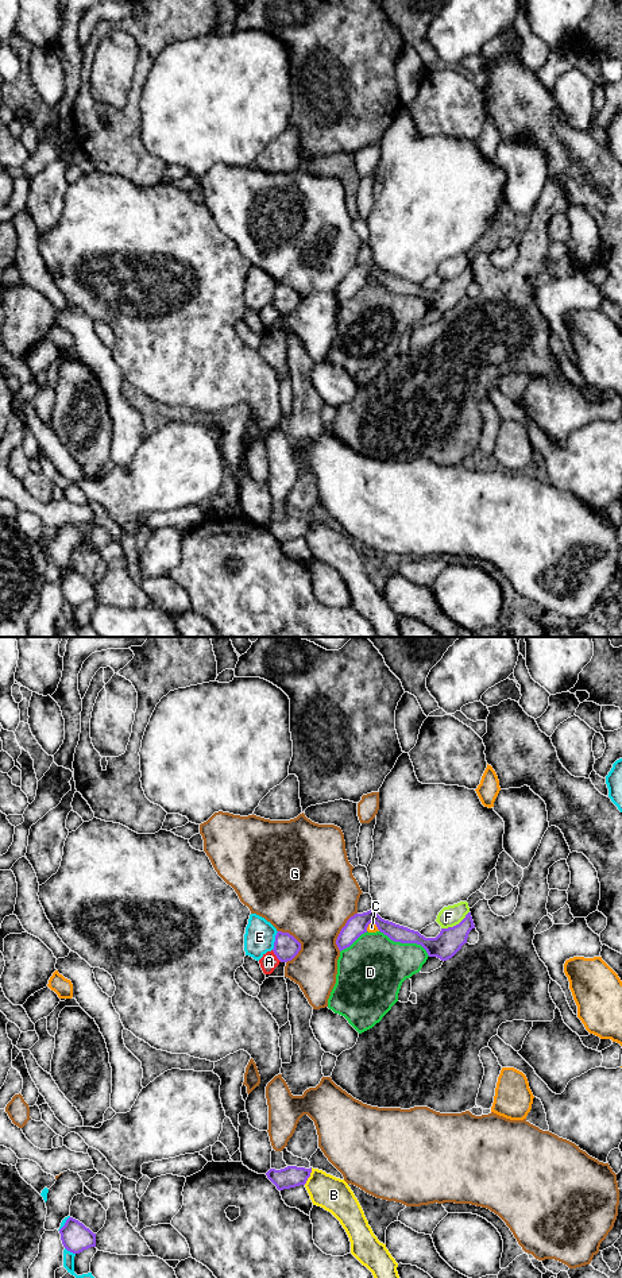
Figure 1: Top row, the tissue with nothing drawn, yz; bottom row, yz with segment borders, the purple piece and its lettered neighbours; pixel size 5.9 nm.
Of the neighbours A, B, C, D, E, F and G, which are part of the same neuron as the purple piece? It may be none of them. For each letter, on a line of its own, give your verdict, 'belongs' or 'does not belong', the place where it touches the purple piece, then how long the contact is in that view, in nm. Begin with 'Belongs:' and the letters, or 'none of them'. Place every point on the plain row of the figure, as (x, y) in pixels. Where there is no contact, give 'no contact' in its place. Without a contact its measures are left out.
Belongs: none of them
A: does not belong | yz (275, 307) | 90 nm
B: does not belong | yz (309, 528) | 120 nm
C: does not belong | yz (374, 274) | 90 nm
D: does not belong | yz (405, 294) | 340 nm
E: does not belong | yz (275, 293) | 120 nm
F: does not belong | yz (456, 277) | 200 nm
G: does not belong | yz (300, 296) | 200 nm

